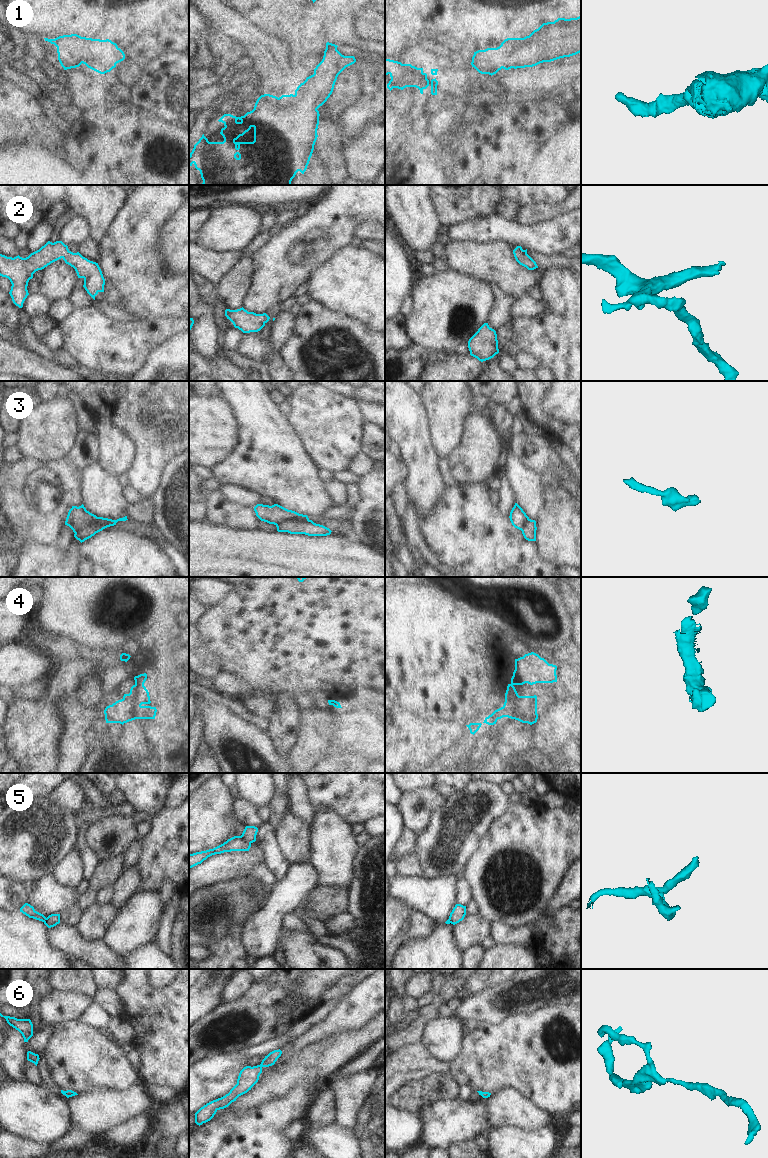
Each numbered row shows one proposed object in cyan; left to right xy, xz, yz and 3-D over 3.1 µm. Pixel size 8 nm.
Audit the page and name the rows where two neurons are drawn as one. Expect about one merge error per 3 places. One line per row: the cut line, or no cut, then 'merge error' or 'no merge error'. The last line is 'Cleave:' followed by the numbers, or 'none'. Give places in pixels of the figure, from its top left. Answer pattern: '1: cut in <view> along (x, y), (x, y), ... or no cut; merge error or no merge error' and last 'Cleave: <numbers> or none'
1: no cut; no merge error
2: no cut; no merge error
3: cut in xz along (308, 518), (289, 518), (276, 525); merge error
4: cut in xy along (135, 684), (143, 685); merge error
5: cut in xz along (239, 836), (250, 843); merge error
6: no cut; no merge error
Cleave: 3, 4, 5

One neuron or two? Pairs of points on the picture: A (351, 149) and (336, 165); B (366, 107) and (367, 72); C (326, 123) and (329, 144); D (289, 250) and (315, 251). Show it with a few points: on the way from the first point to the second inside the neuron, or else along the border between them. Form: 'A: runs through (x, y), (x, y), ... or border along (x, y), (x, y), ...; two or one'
A: border along (341, 133), (343, 154), (350, 174); two
B: runs through (370, 98), (370, 81); one
C: runs through (327, 128), (329, 139); one
D: runs through (295, 250), (309, 250); one

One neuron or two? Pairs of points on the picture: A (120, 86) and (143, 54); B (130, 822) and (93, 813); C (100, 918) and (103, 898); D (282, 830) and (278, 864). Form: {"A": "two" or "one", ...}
{"A": "two", "B": "two", "C": "two", "D": "two"}

